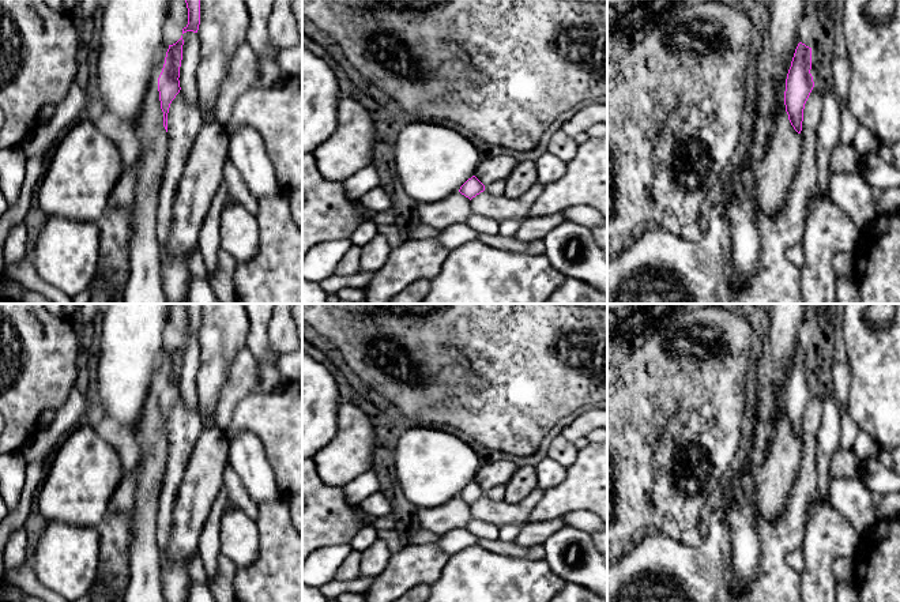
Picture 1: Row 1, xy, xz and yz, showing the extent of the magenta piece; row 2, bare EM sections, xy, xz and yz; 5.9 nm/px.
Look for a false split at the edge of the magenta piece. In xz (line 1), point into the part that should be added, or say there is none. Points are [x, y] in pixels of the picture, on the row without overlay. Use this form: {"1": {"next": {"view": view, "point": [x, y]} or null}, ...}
{"1": {"next": null}}

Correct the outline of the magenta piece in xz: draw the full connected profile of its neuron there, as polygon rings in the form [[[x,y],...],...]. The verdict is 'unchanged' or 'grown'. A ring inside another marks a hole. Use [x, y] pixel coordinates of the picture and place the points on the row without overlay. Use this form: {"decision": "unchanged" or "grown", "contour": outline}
{"decision": "unchanged", "contour": [[[475,481],[468,484],[459,494],[459,497],[470,505],[483,496],[485,490]]]}

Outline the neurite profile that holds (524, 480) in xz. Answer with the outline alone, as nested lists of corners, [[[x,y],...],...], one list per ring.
[[[534,466],[517,467],[513,477],[505,485],[505,501],[517,504],[538,488],[536,470]]]

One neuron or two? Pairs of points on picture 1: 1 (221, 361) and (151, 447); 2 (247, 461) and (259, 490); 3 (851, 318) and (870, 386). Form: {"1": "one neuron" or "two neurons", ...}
{"1": "two neurons", "2": "one neuron", "3": "one neuron"}

